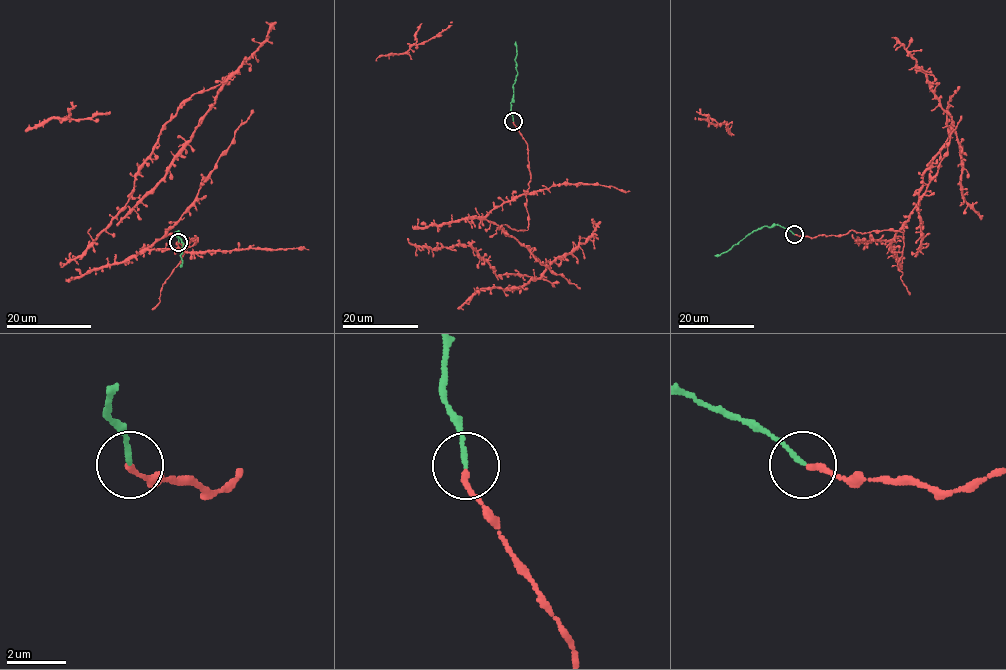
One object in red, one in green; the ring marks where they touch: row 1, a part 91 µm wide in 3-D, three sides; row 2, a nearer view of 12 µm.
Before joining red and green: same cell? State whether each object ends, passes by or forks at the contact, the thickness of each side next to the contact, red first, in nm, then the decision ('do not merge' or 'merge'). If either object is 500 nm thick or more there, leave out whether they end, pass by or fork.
red ends; green ends; calibres 190 and 150 nm; merge

